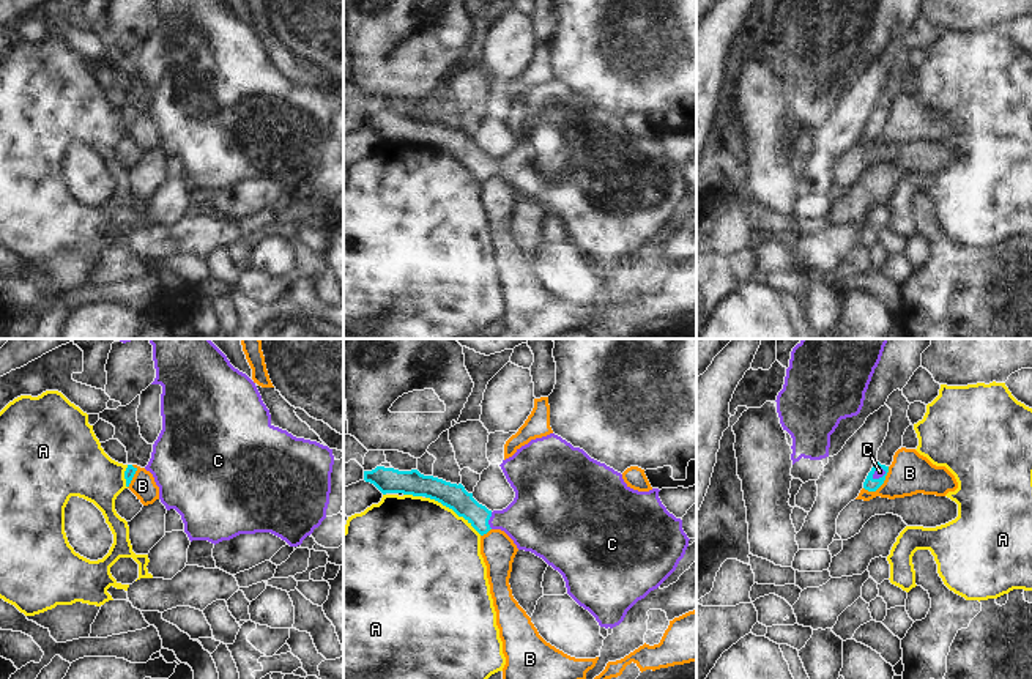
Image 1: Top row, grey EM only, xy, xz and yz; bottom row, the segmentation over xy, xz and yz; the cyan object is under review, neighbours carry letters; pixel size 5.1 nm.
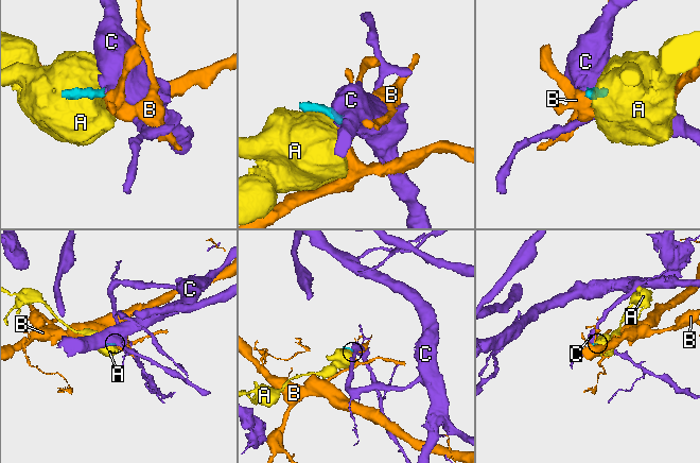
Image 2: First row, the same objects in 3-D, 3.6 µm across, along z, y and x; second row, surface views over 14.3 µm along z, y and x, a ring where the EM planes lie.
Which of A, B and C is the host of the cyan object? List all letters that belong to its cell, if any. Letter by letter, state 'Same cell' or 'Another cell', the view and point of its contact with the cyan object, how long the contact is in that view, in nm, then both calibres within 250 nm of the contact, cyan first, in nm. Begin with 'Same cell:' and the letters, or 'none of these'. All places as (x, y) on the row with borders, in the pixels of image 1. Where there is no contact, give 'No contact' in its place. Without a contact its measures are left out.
Same cell: C
A: Another cell. Touches cyan at xz (454, 511). Shared border 340 nm. Thickness 130 nm (cyan) against 500 nm
B: Another cell. Touches cyan at yz (881, 484). Shared border 180 nm. Thickness 70 nm (cyan) against 220 nm
C: Same cell. Touches cyan at xz (489, 519). Shared border 90 nm. Thickness 130 nm (cyan) against 320 nm.

